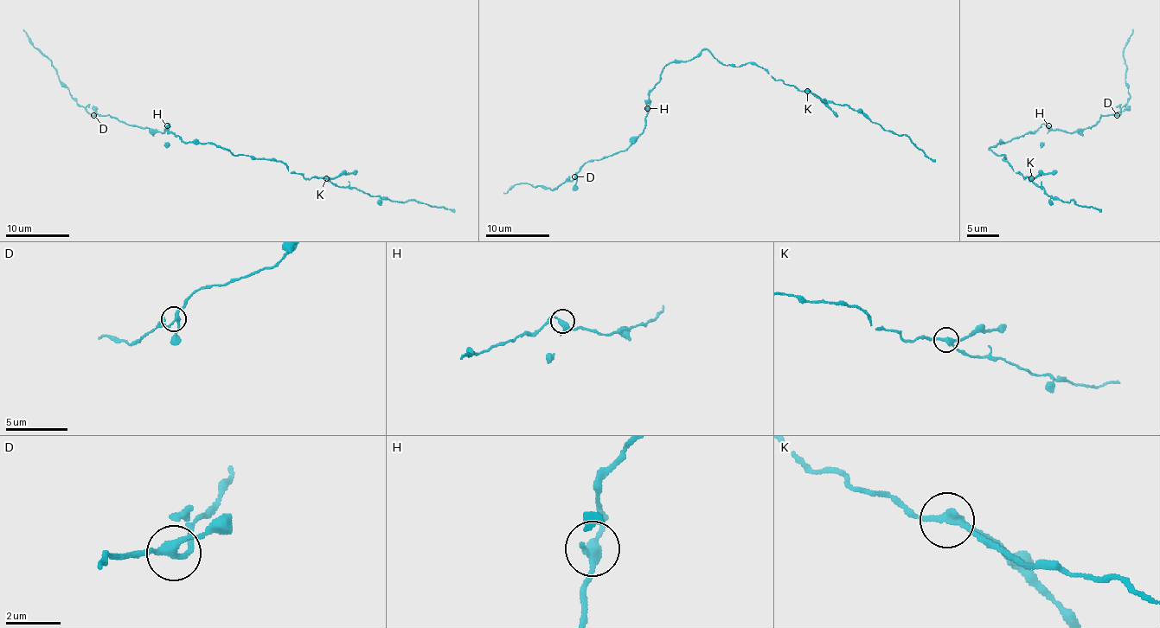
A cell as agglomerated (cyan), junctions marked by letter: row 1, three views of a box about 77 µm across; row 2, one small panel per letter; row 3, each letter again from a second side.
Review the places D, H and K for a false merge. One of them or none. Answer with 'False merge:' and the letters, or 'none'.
False merge: K

